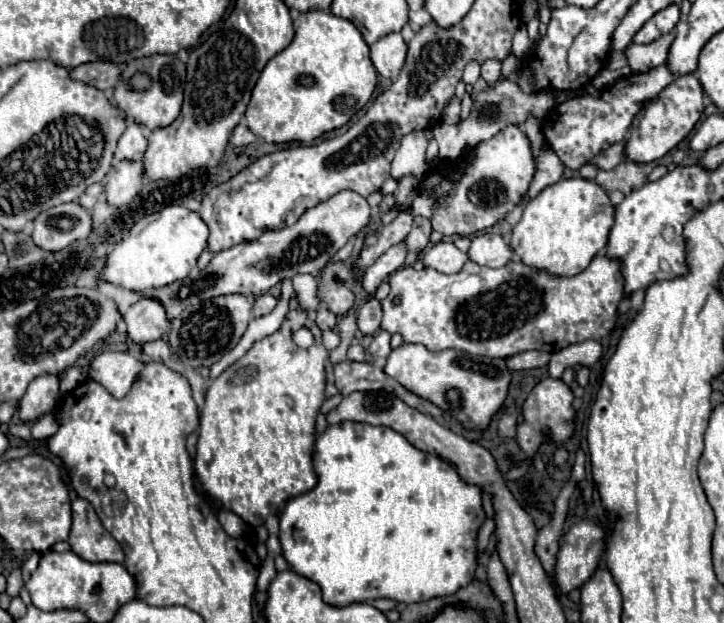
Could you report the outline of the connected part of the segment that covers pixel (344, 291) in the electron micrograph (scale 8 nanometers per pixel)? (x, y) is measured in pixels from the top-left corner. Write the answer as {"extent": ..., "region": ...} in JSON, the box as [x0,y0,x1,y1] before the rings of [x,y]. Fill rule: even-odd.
{"extent":[317,264,355,314],"region":[[[331,264],[317,274],[319,298],[335,314],[345,314],[353,306],[353,284],[355,274],[345,264]]]}

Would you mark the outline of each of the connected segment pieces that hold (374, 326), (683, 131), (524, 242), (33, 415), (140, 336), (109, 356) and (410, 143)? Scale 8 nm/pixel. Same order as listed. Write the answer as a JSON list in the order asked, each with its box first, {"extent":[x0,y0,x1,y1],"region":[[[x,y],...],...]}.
[{"extent":[357,298,381,334],"region":[[[369,298],[357,314],[357,326],[363,334],[373,334],[379,330],[379,324],[381,324],[381,304],[377,298]]]},{"extent":[625,74,703,164],"region":[[[681,74],[675,78],[673,84],[669,84],[657,98],[653,98],[645,108],[635,116],[633,130],[629,134],[625,154],[631,160],[637,160],[641,164],[659,160],[665,156],[671,148],[675,148],[697,124],[697,120],[703,114],[703,88],[695,74]]]},{"extent":[511,178,615,276],"region":[[[563,178],[527,202],[521,222],[513,228],[511,248],[523,264],[545,268],[559,276],[575,276],[607,246],[613,224],[615,208],[609,194],[597,182],[585,178]]]},{"extent":[19,376,59,424],"region":[[[41,376],[29,384],[25,396],[19,402],[19,416],[25,424],[43,418],[45,414],[55,410],[59,400],[59,378],[57,376]]]},{"extent":[123,296,169,344],"region":[[[147,296],[139,298],[139,302],[123,314],[123,320],[127,324],[129,338],[139,344],[159,340],[169,328],[163,304],[157,298]]]},{"extent":[89,352,143,398],"region":[[[101,352],[89,368],[89,378],[97,380],[111,396],[123,398],[143,370],[143,362],[127,352]]]},{"extent":[391,130,431,182],"region":[[[417,130],[401,140],[401,148],[391,164],[391,176],[395,180],[401,180],[403,176],[415,176],[417,182],[423,182],[427,178],[429,164],[425,160],[425,148],[429,136],[431,130]]]}]

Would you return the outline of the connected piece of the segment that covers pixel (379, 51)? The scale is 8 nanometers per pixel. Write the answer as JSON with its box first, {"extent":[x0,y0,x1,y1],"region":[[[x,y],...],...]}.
{"extent":[371,34,407,80],"region":[[[387,34],[371,46],[371,60],[375,70],[391,80],[399,76],[399,70],[405,64],[405,54],[407,44],[401,34]]]}

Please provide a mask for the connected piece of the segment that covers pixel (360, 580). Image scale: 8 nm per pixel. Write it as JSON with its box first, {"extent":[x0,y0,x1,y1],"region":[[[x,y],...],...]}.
{"extent":[279,422,485,606],"region":[[[339,422],[337,425],[329,426],[323,436],[317,437],[313,466],[315,466],[315,472],[319,476],[319,482],[307,494],[301,494],[295,500],[287,502],[285,510],[281,512],[279,540],[281,540],[285,560],[293,566],[293,570],[297,574],[301,574],[301,576],[305,576],[305,578],[309,578],[321,586],[323,600],[327,604],[345,606],[345,604],[365,602],[365,600],[375,600],[375,598],[391,598],[395,602],[411,604],[411,602],[421,602],[421,600],[429,600],[435,596],[453,594],[473,580],[475,570],[477,570],[477,532],[479,532],[481,524],[485,522],[483,498],[481,498],[483,492],[479,486],[467,484],[451,464],[447,464],[439,456],[417,450],[399,432],[393,432],[391,428],[367,426],[361,422]]]}

